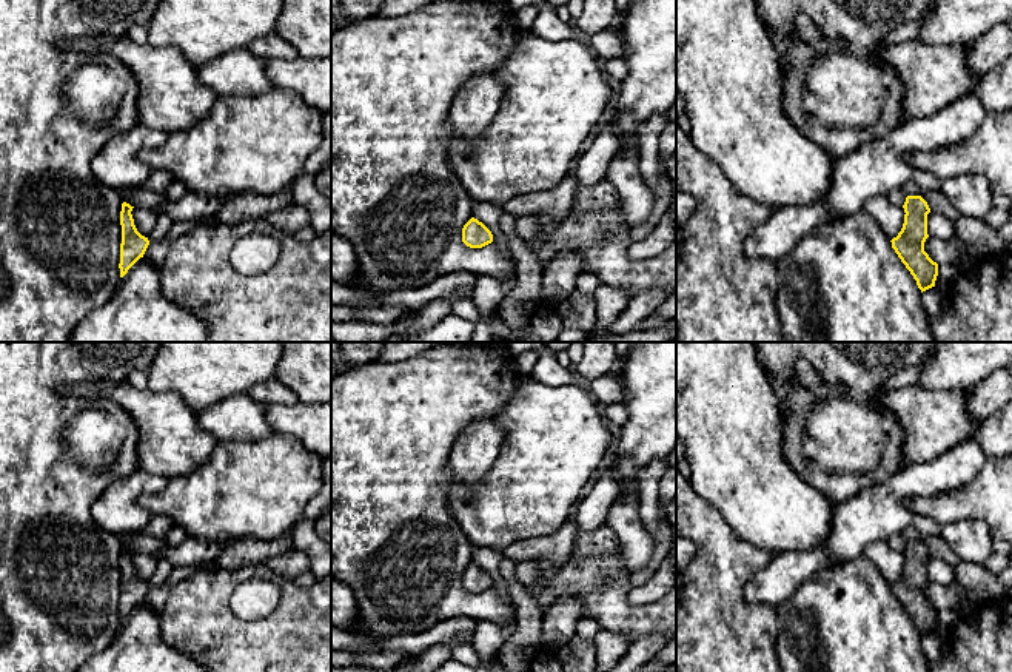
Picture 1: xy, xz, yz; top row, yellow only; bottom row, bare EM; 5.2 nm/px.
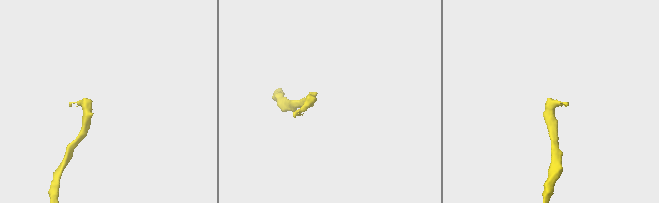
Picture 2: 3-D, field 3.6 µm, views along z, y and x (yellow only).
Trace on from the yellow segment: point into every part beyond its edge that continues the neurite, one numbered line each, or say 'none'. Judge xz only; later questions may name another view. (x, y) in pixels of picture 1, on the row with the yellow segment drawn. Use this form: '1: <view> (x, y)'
none

